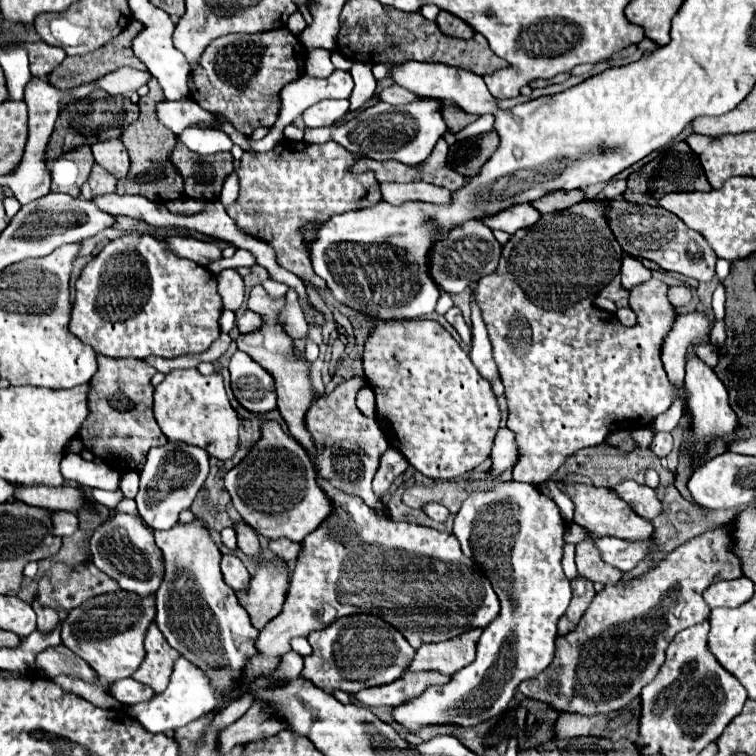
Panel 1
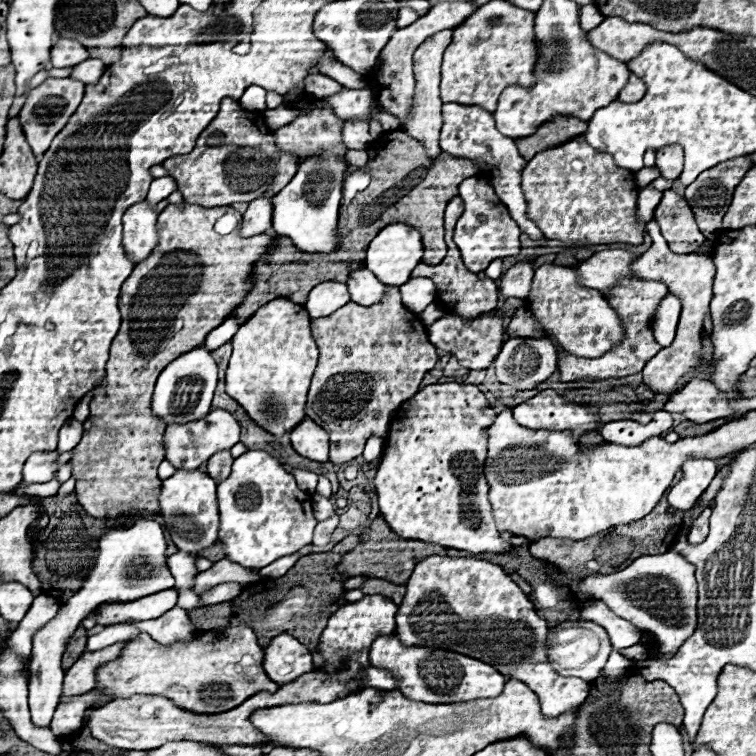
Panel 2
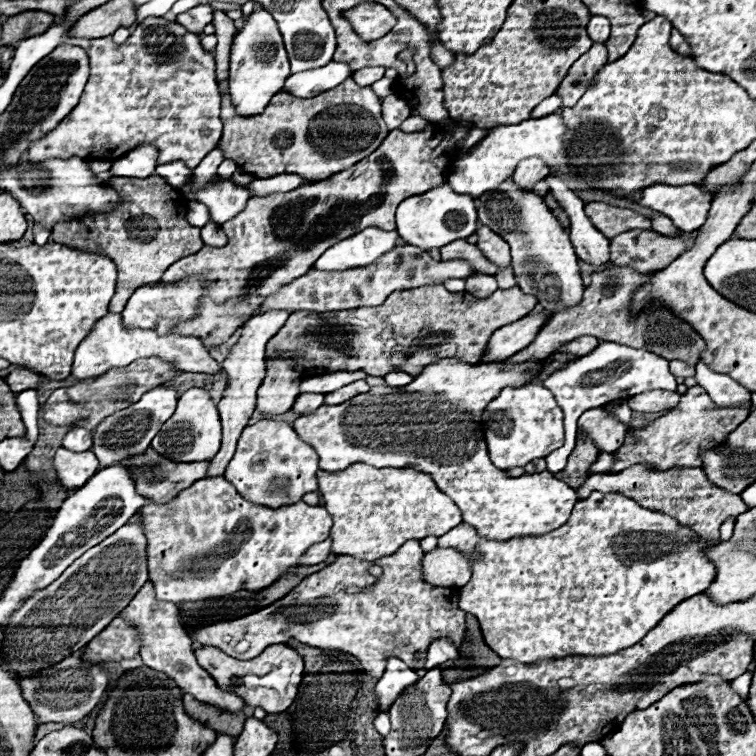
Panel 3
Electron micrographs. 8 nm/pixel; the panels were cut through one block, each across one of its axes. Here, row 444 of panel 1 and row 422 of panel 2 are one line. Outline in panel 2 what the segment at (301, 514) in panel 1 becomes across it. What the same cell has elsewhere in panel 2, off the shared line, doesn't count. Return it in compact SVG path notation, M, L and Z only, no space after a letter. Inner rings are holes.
M278 298L264 304L232 336L232 356L226 370L226 394L266 432L282 438L306 420L306 396L316 372L318 348L310 334L310 316L302 304Z

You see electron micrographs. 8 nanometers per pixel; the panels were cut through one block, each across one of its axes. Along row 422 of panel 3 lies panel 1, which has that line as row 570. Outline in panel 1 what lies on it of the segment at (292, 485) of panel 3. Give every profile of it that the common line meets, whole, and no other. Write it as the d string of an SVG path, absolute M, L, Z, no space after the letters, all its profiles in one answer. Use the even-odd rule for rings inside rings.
M260 562L256 574L250 576L246 590L238 590L236 596L250 616L254 628L262 630L272 618L282 612L282 604L288 592L288 570L284 562Z

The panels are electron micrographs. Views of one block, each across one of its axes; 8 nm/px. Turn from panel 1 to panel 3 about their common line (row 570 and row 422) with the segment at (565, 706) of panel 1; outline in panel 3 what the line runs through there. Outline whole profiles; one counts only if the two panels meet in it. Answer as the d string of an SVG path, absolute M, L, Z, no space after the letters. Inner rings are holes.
M692 386L686 394L682 394L678 406L674 406L668 414L648 422L642 428L632 428L626 434L624 444L614 452L616 462L612 464L608 474L618 474L634 464L644 464L648 470L668 470L676 464L700 468L700 454L704 450L714 450L724 444L728 434L734 432L746 420L748 414L748 408L716 408L704 388Z

